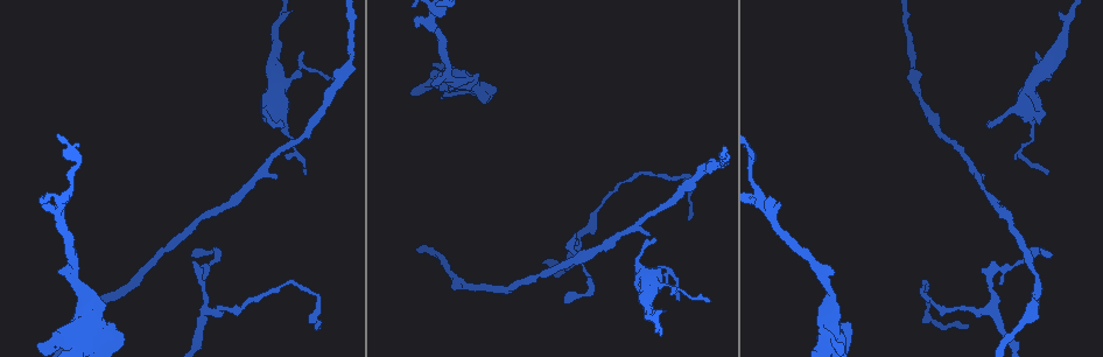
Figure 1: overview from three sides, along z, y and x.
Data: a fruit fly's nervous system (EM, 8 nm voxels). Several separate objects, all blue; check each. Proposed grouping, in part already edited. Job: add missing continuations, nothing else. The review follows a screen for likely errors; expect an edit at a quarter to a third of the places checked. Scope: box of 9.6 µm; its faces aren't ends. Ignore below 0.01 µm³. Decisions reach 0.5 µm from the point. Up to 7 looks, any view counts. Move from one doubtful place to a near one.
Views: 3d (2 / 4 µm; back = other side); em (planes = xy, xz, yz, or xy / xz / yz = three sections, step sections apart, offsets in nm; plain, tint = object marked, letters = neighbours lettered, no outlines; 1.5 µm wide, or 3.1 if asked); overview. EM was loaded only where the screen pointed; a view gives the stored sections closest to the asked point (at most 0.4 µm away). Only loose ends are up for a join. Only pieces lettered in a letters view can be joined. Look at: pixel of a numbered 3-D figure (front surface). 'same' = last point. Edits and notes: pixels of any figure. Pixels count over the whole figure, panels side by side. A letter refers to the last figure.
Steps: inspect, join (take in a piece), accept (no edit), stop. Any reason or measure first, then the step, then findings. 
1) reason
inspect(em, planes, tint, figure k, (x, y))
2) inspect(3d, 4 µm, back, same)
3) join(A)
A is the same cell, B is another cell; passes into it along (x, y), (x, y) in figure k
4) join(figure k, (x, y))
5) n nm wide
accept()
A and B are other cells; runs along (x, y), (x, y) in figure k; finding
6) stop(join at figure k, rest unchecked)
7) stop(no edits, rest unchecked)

thin end
inspect(3d, 4 µm, back, figure 1, (282, 122))

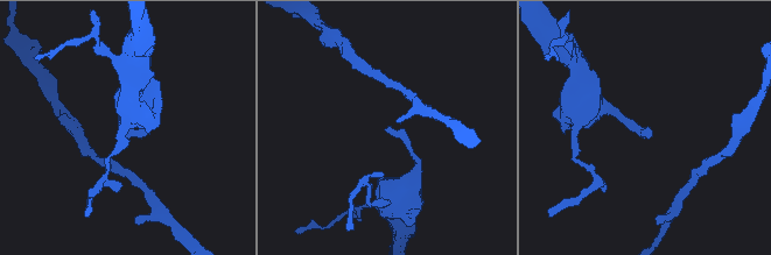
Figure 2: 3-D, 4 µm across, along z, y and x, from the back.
shape alone is not enough
inspect(em, xy, step 4, tint, figure 2, (388, 130))

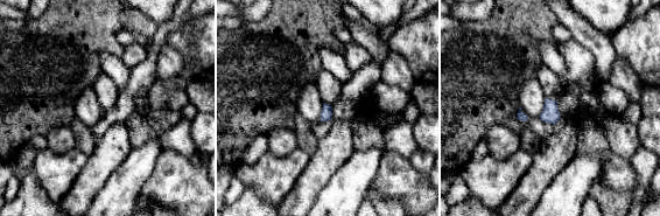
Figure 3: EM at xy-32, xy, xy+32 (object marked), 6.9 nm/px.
inspect(em, planes, letters, same)

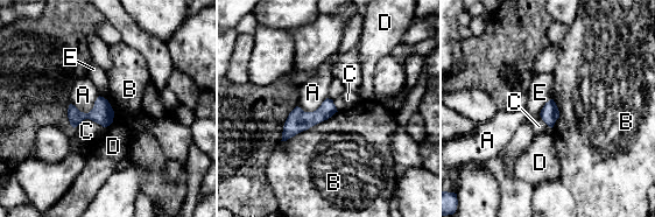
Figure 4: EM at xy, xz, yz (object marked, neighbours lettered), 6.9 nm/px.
110 nm wide
accept()
A, B, C, D and E are other cells; runs along (330, 103), (284, 137) in figure 4; no lettered piece goes on from it

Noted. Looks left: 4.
branch stops here
inspect(em, yz, step 8, tint, figure 1, (677, 298))

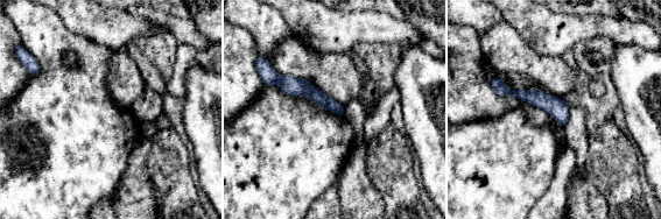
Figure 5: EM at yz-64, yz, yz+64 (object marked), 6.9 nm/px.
another direction
inspect(em, xy, step 8, letters, same)

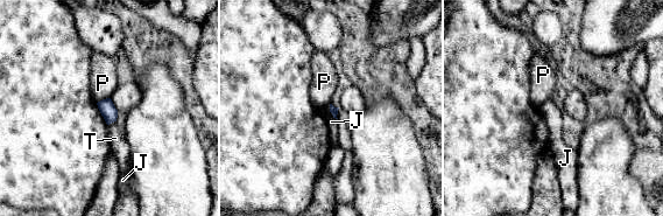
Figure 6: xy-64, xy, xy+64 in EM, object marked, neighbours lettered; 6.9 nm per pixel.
accept()
J, P and T are other cells; border along (115, 120), (108, 125) in figure 6; no lettered piece goes on from it

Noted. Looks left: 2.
stop(no edits, rest unchecked)

